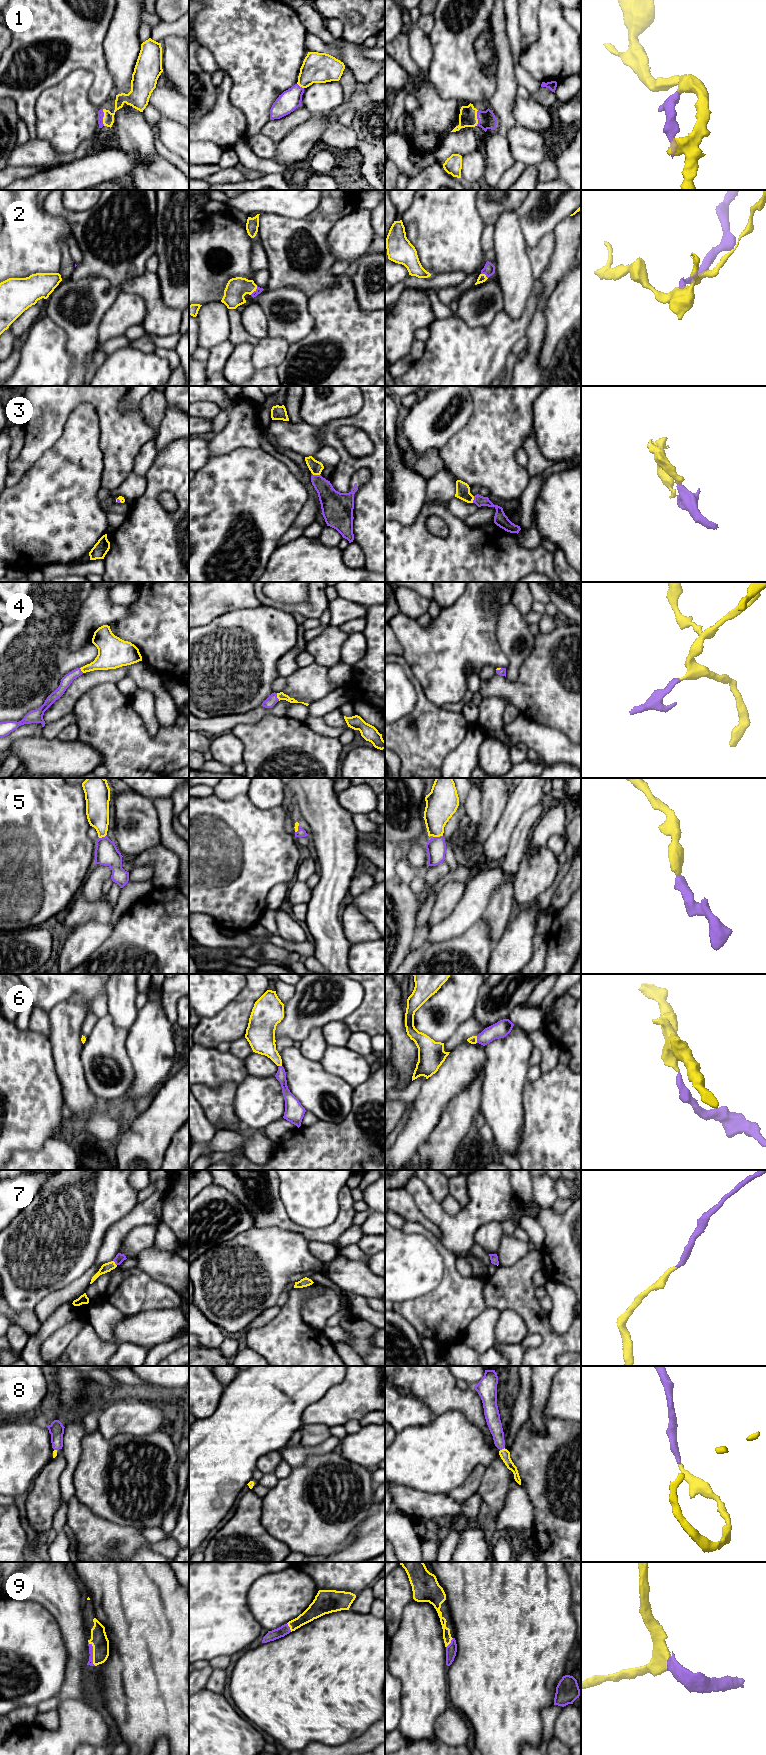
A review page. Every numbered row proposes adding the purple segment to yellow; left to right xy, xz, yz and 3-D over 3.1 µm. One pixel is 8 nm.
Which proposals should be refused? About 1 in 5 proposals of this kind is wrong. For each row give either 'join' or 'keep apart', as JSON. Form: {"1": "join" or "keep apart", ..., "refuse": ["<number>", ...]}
{"1": "join", "2": "join", "3": "join", "4": "join", "5": "join", "6": "join", "7": "join", "8": "join", "9": "join", "refuse": []}

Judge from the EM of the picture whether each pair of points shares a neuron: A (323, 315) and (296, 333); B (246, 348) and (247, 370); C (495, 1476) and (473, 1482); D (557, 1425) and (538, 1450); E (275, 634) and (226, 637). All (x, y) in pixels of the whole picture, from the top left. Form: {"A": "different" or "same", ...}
{"A": "different", "B": "same", "C": "different", "D": "same", "E": "same"}

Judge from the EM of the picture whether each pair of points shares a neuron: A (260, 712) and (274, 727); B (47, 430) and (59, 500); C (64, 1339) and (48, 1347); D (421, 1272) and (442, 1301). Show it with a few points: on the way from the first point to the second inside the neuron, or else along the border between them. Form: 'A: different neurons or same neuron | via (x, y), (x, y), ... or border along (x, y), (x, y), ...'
A: different neurons | border along (285, 715), (266, 715), (256, 723), (241, 723)
B: different neurons | border along (63, 428), (60, 438), (33, 464)
C: same neuron | via (60, 1339), (52, 1347)
D: different neurons | border along (445, 1269), (441, 1282), (435, 1288), (412, 1299)

